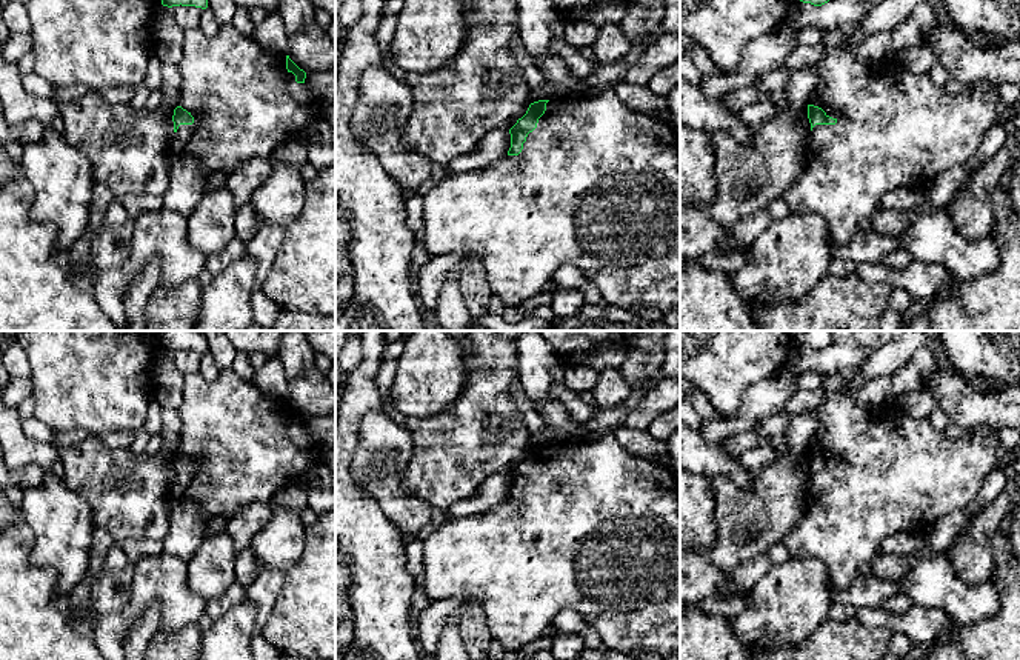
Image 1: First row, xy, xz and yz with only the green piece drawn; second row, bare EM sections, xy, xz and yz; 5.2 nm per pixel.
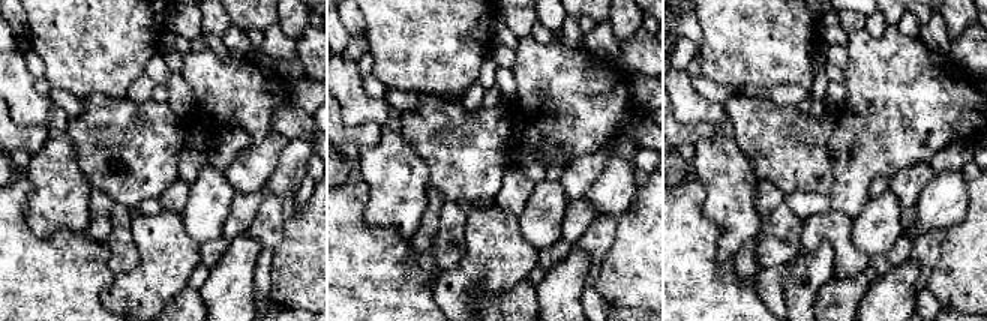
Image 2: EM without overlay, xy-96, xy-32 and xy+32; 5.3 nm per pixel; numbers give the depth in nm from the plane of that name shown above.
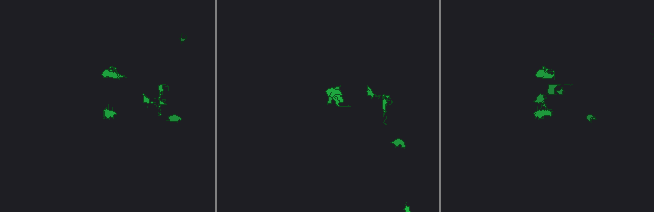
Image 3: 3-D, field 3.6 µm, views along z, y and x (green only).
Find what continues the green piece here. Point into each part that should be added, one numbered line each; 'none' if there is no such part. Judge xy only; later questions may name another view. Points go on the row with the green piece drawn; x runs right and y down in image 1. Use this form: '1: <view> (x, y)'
1: xy (245, 103)

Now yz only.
1: yz (894, 128)

